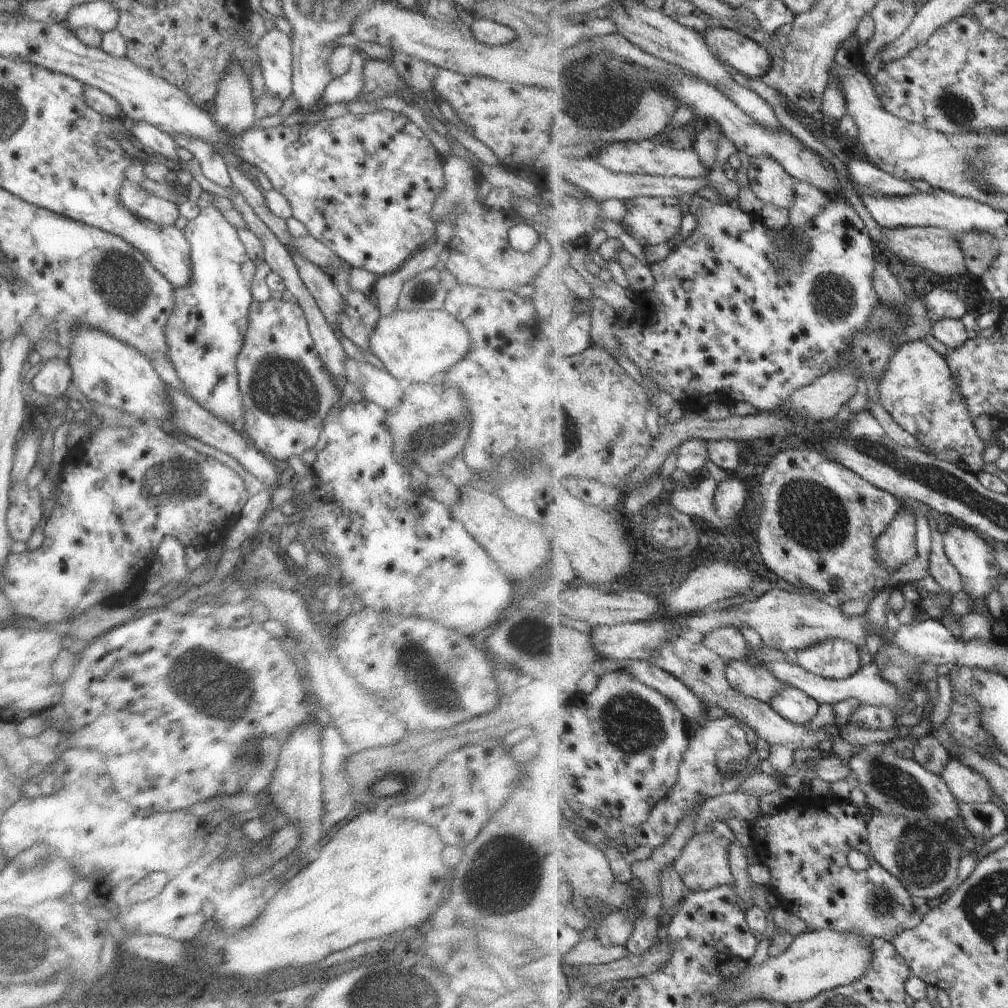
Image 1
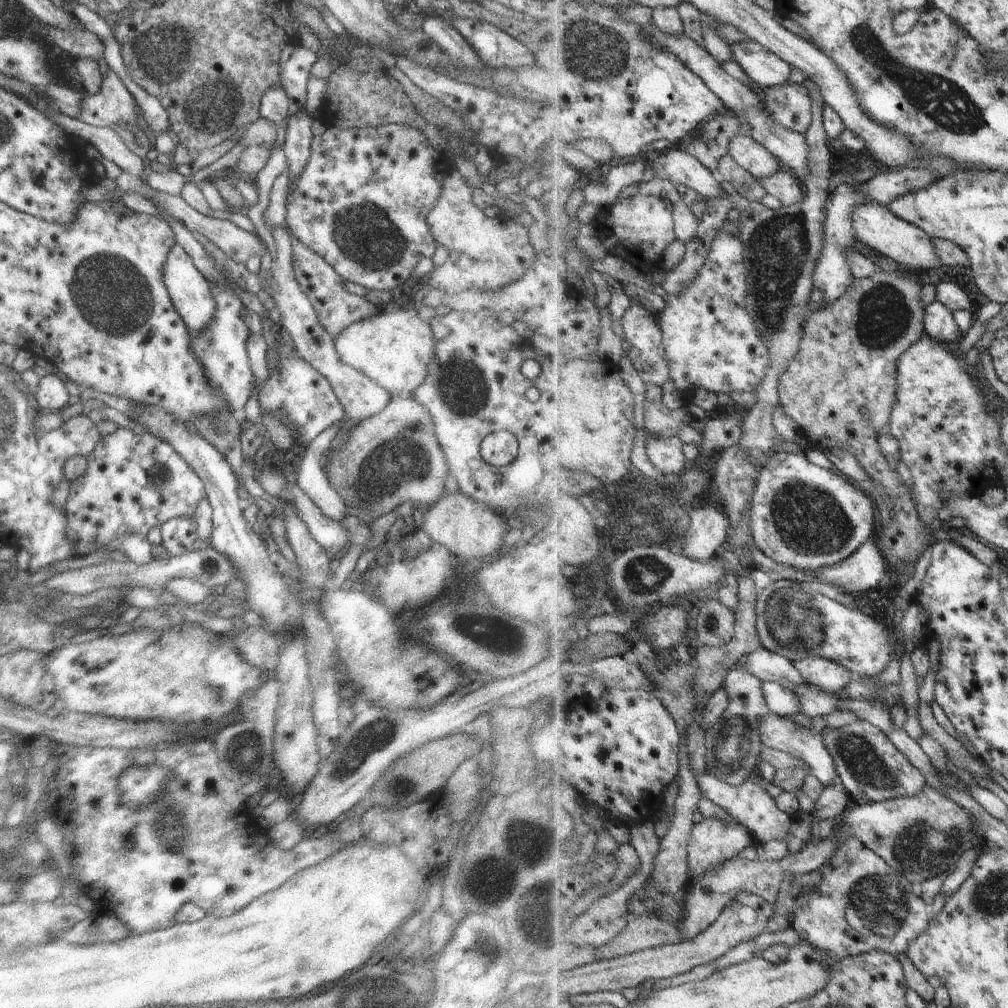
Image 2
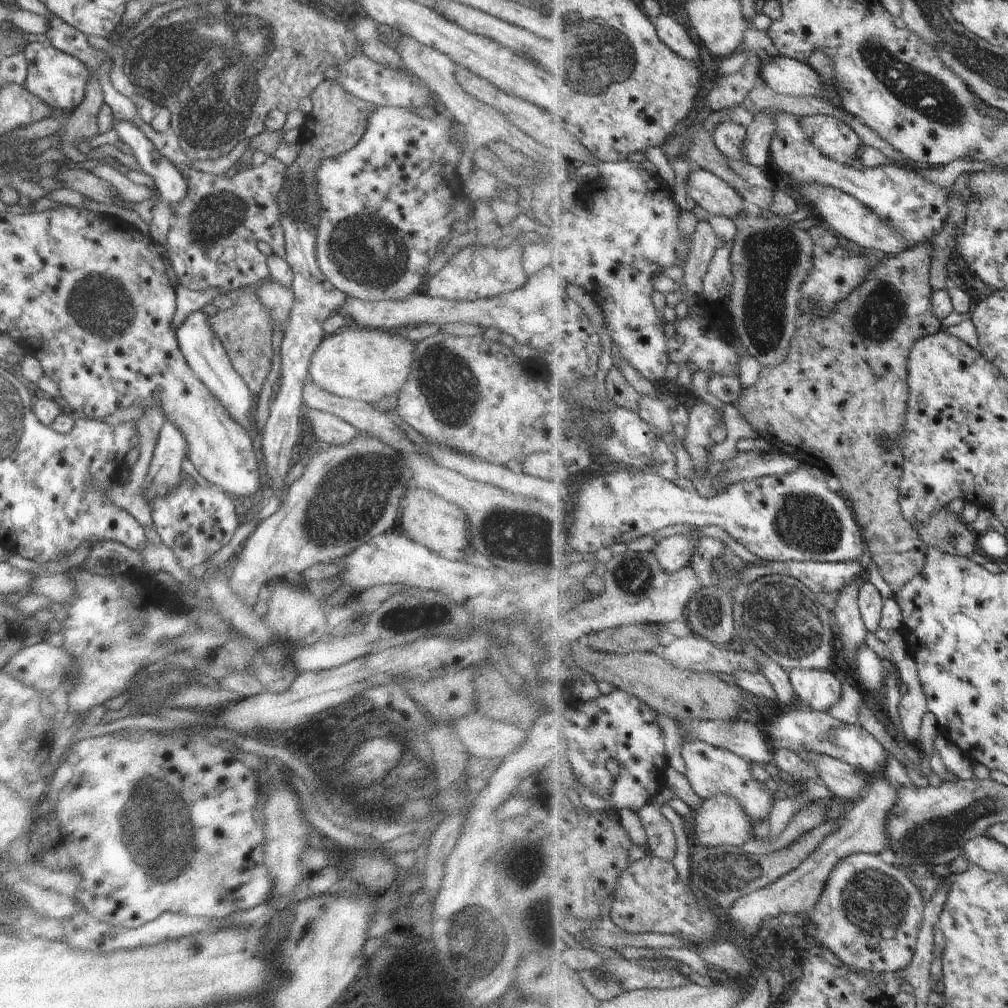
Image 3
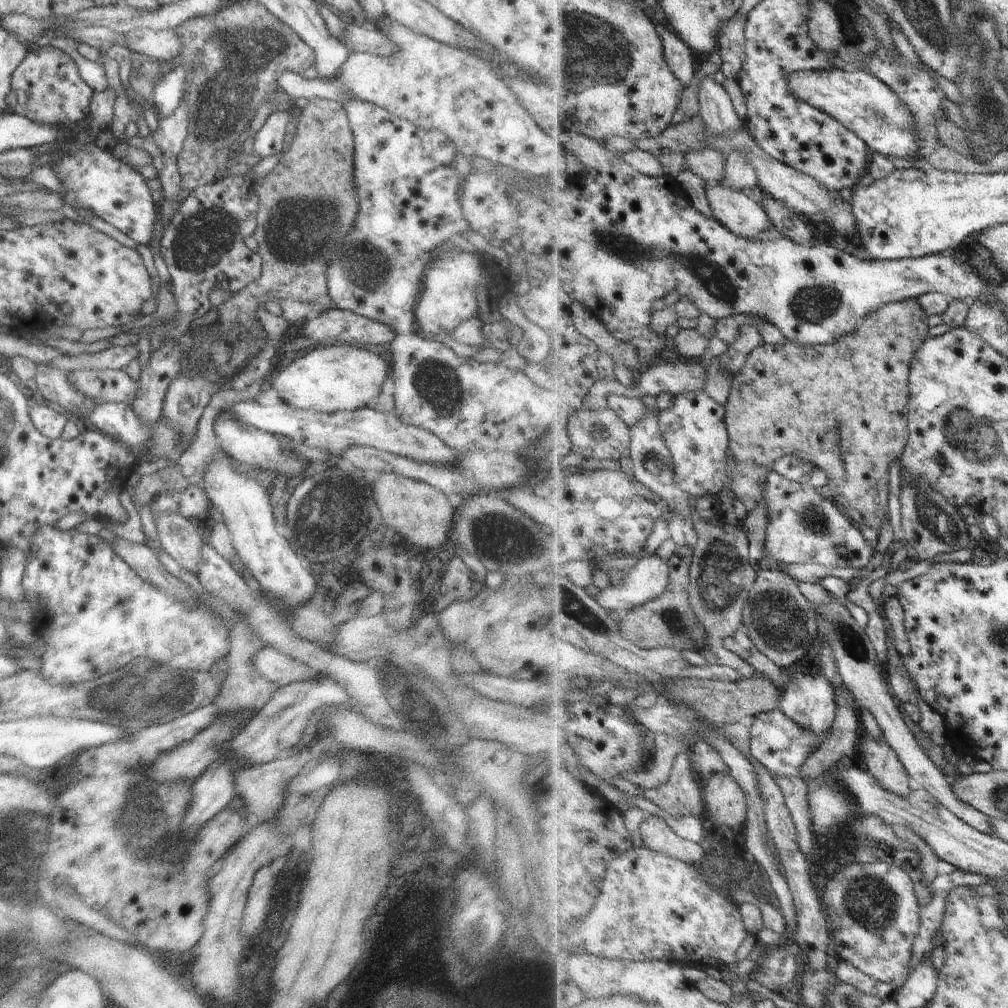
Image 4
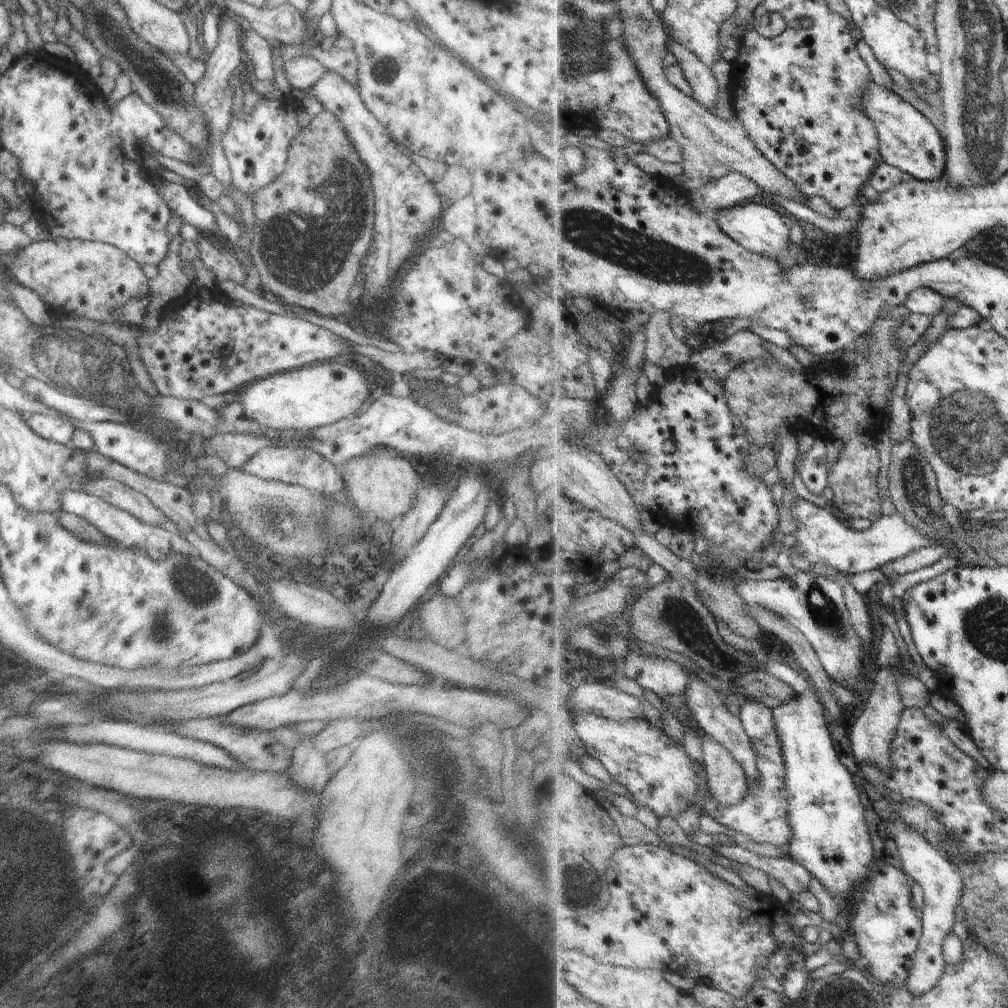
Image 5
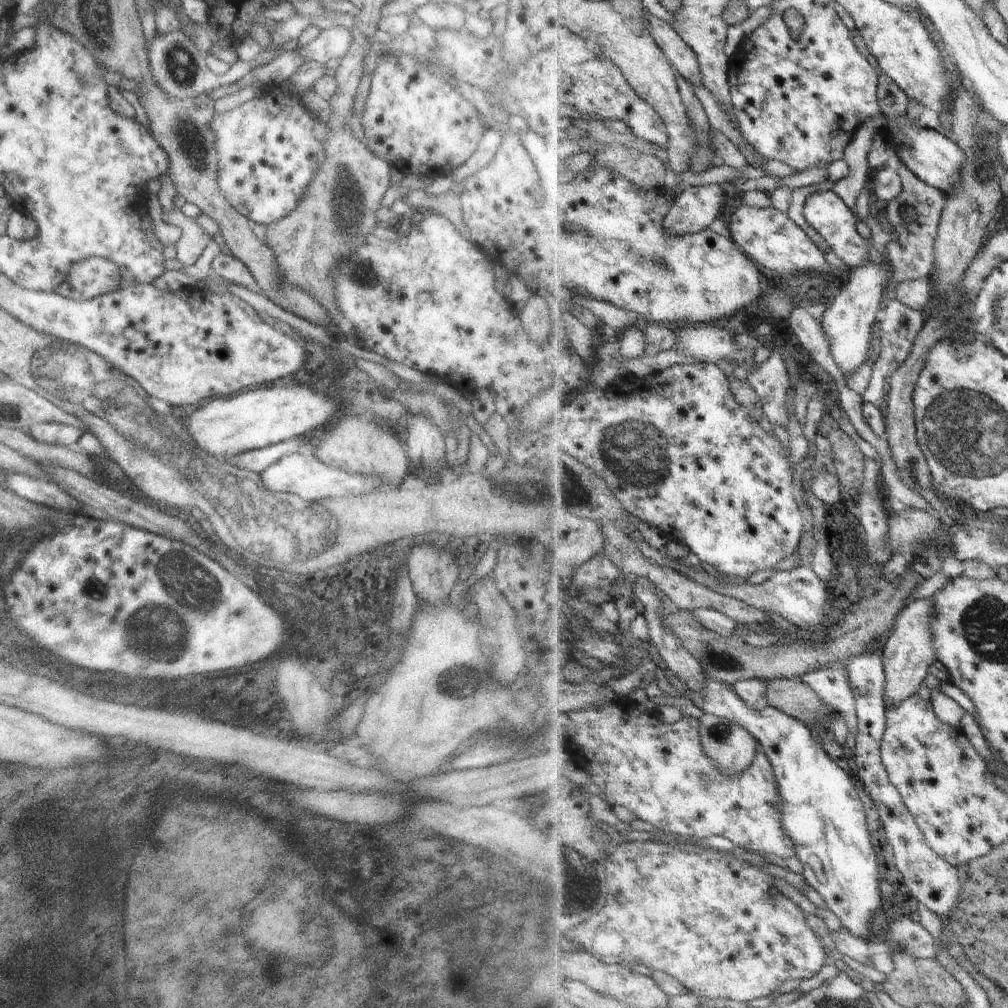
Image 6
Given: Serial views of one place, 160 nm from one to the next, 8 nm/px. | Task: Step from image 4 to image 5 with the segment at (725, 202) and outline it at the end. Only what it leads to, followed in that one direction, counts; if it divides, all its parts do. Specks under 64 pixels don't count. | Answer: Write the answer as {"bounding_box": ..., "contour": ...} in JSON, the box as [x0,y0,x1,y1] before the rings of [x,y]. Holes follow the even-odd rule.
{"bounding_box":[715,201,791,262],"contour":[[[752,201],[742,202],[733,208],[719,212],[715,215],[715,219],[723,232],[751,252],[763,254],[767,258],[775,258],[777,262],[781,262],[788,252],[789,234],[791,234],[789,224],[785,222],[784,216],[771,208],[771,205],[755,204]]]}

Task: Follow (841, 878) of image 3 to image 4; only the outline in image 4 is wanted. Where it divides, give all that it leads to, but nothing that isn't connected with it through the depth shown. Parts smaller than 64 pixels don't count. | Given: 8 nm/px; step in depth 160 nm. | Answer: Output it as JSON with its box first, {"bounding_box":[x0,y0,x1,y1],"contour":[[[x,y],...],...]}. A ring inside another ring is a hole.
{"bounding_box":[821,863,921,990],"contour":[[[852,863],[842,866],[821,884],[821,897],[833,931],[831,945],[834,945],[842,961],[849,962],[877,981],[891,984],[897,990],[908,980],[913,944],[921,926],[920,903],[913,885],[913,880],[903,868],[887,863]]]}

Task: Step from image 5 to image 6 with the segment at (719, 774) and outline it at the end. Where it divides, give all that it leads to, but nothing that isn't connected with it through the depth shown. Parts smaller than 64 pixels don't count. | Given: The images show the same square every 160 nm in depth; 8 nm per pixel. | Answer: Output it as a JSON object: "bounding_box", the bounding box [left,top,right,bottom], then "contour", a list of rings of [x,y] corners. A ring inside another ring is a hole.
{"bounding_box":[700,713,759,776],"contour":[[[704,713],[700,718],[703,748],[729,776],[739,776],[751,766],[759,742],[747,728],[733,720]]]}

